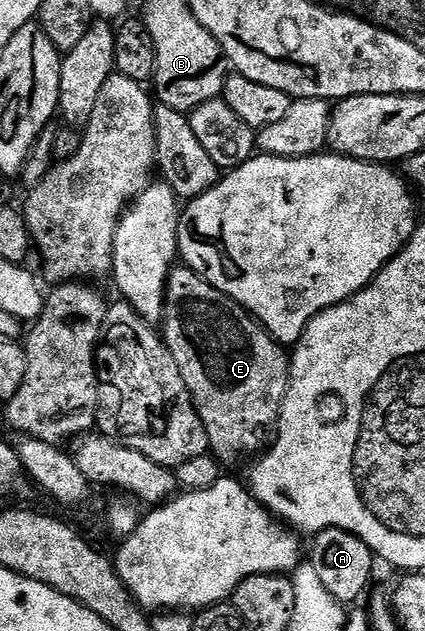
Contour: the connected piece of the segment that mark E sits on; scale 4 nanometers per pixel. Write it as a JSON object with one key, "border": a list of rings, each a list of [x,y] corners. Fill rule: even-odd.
{"border":[[[184,266],[174,267],[167,278],[165,311],[161,314],[159,328],[175,358],[175,366],[179,366],[179,374],[183,374],[183,382],[187,382],[195,410],[207,430],[212,455],[229,464],[248,452],[260,453],[267,444],[265,428],[272,429],[281,414],[281,403],[289,385],[290,353],[247,309],[234,304],[231,297],[215,290],[215,286]]]}

